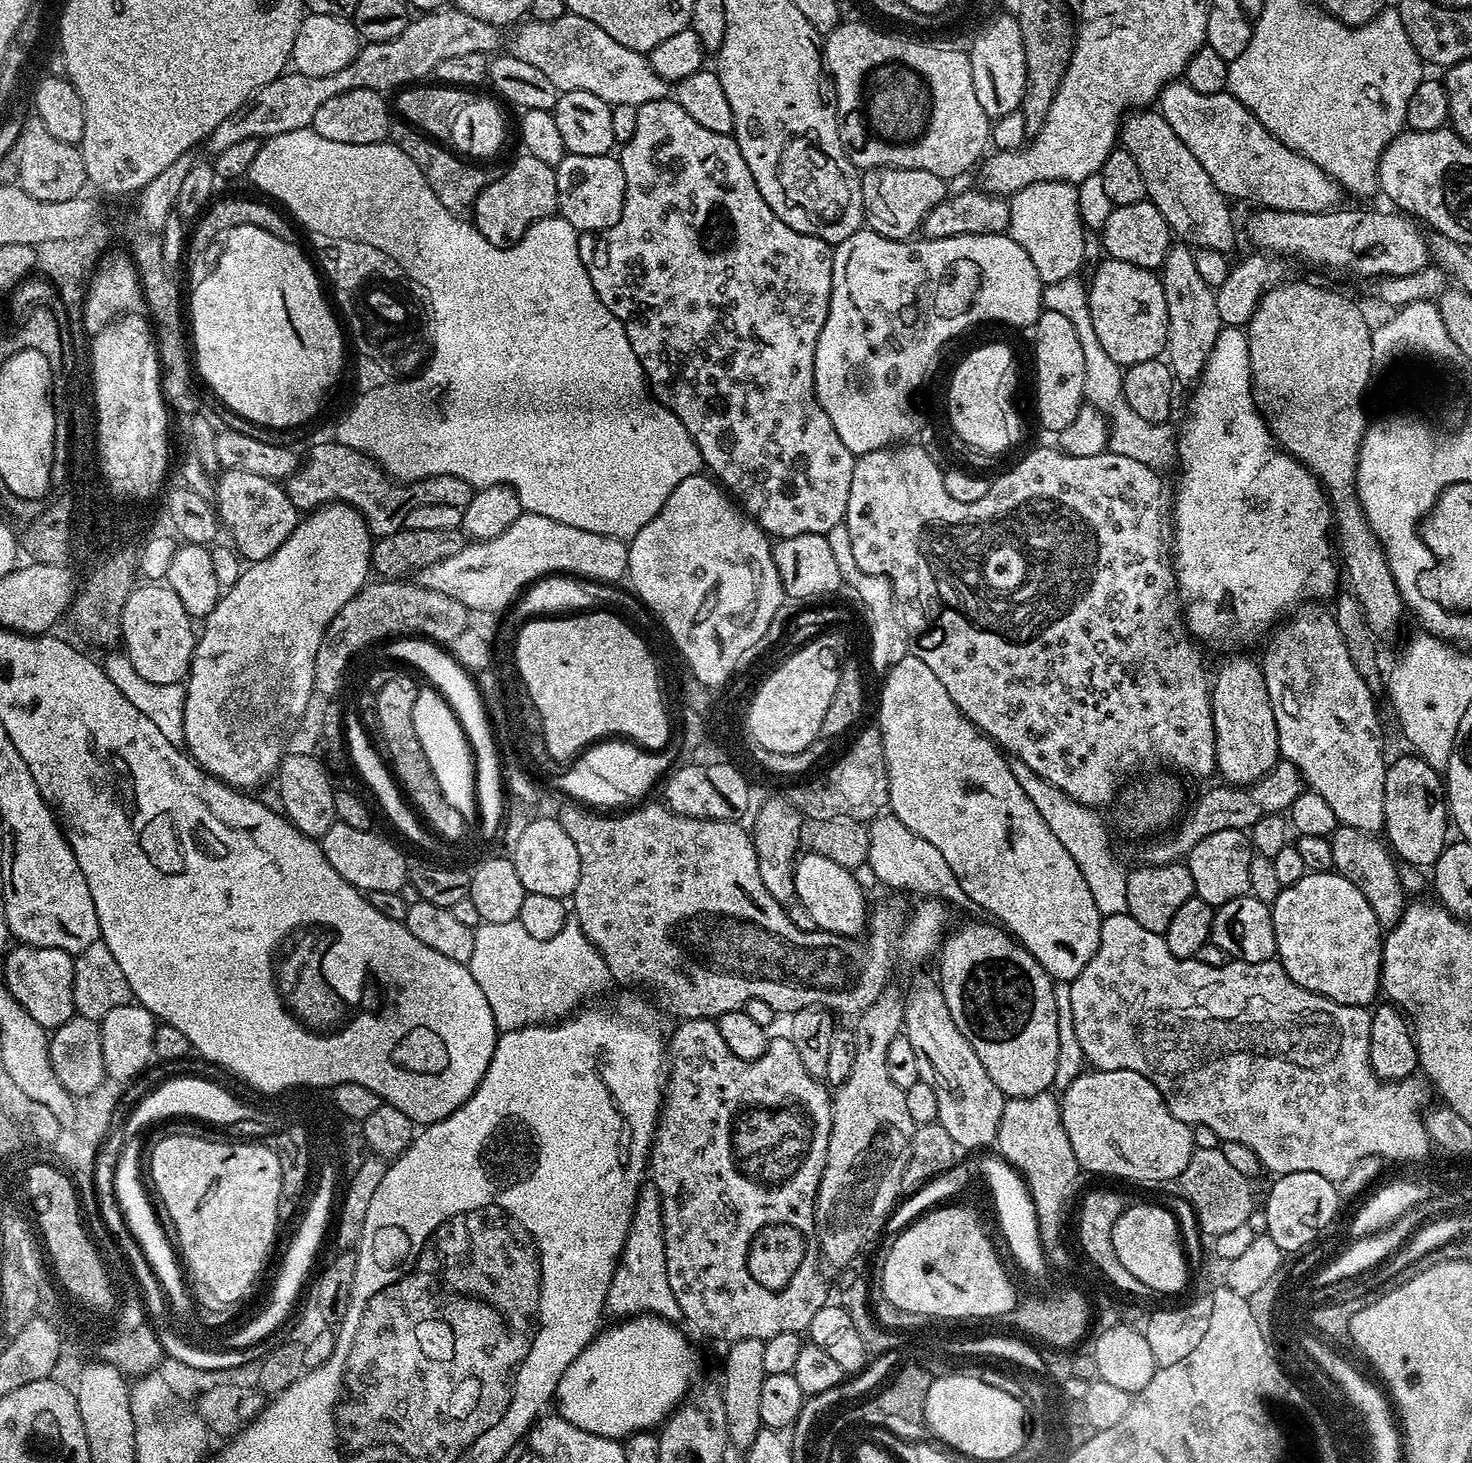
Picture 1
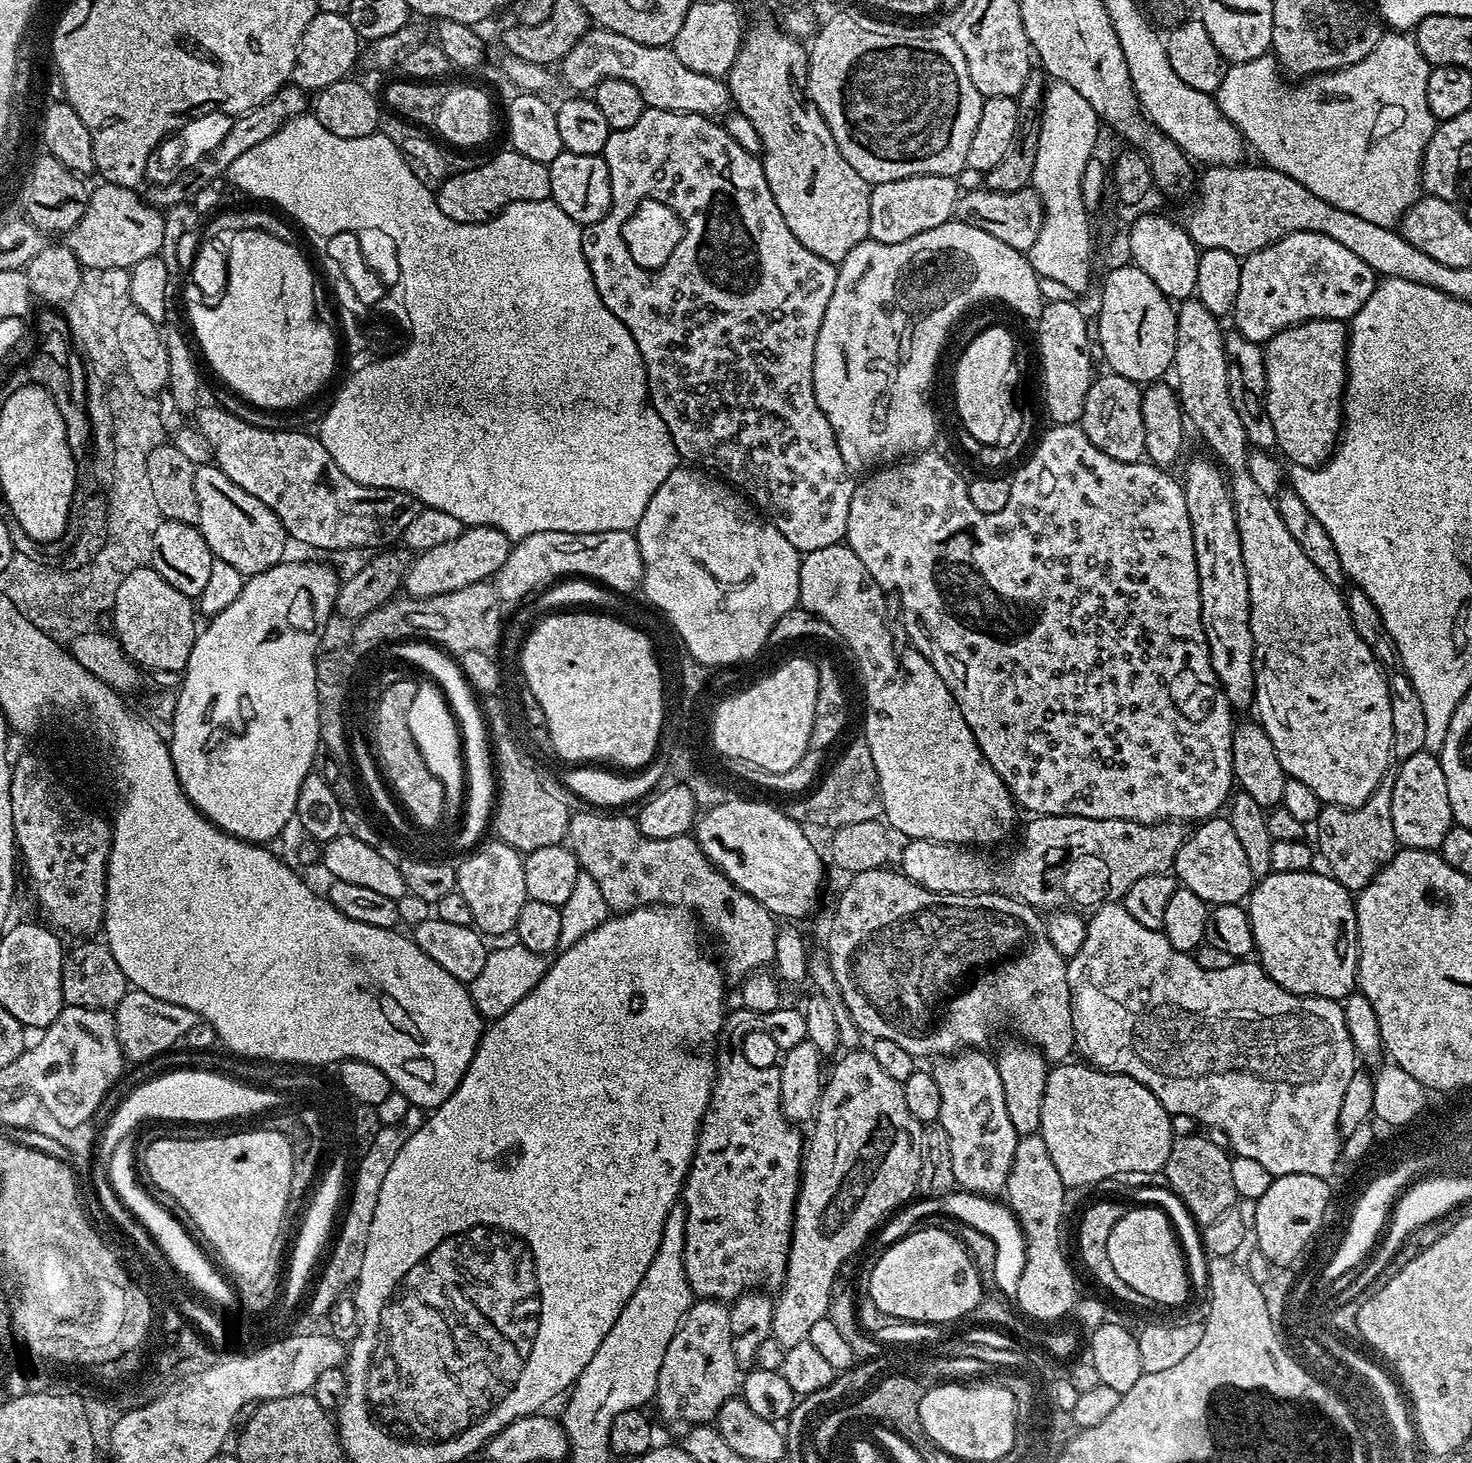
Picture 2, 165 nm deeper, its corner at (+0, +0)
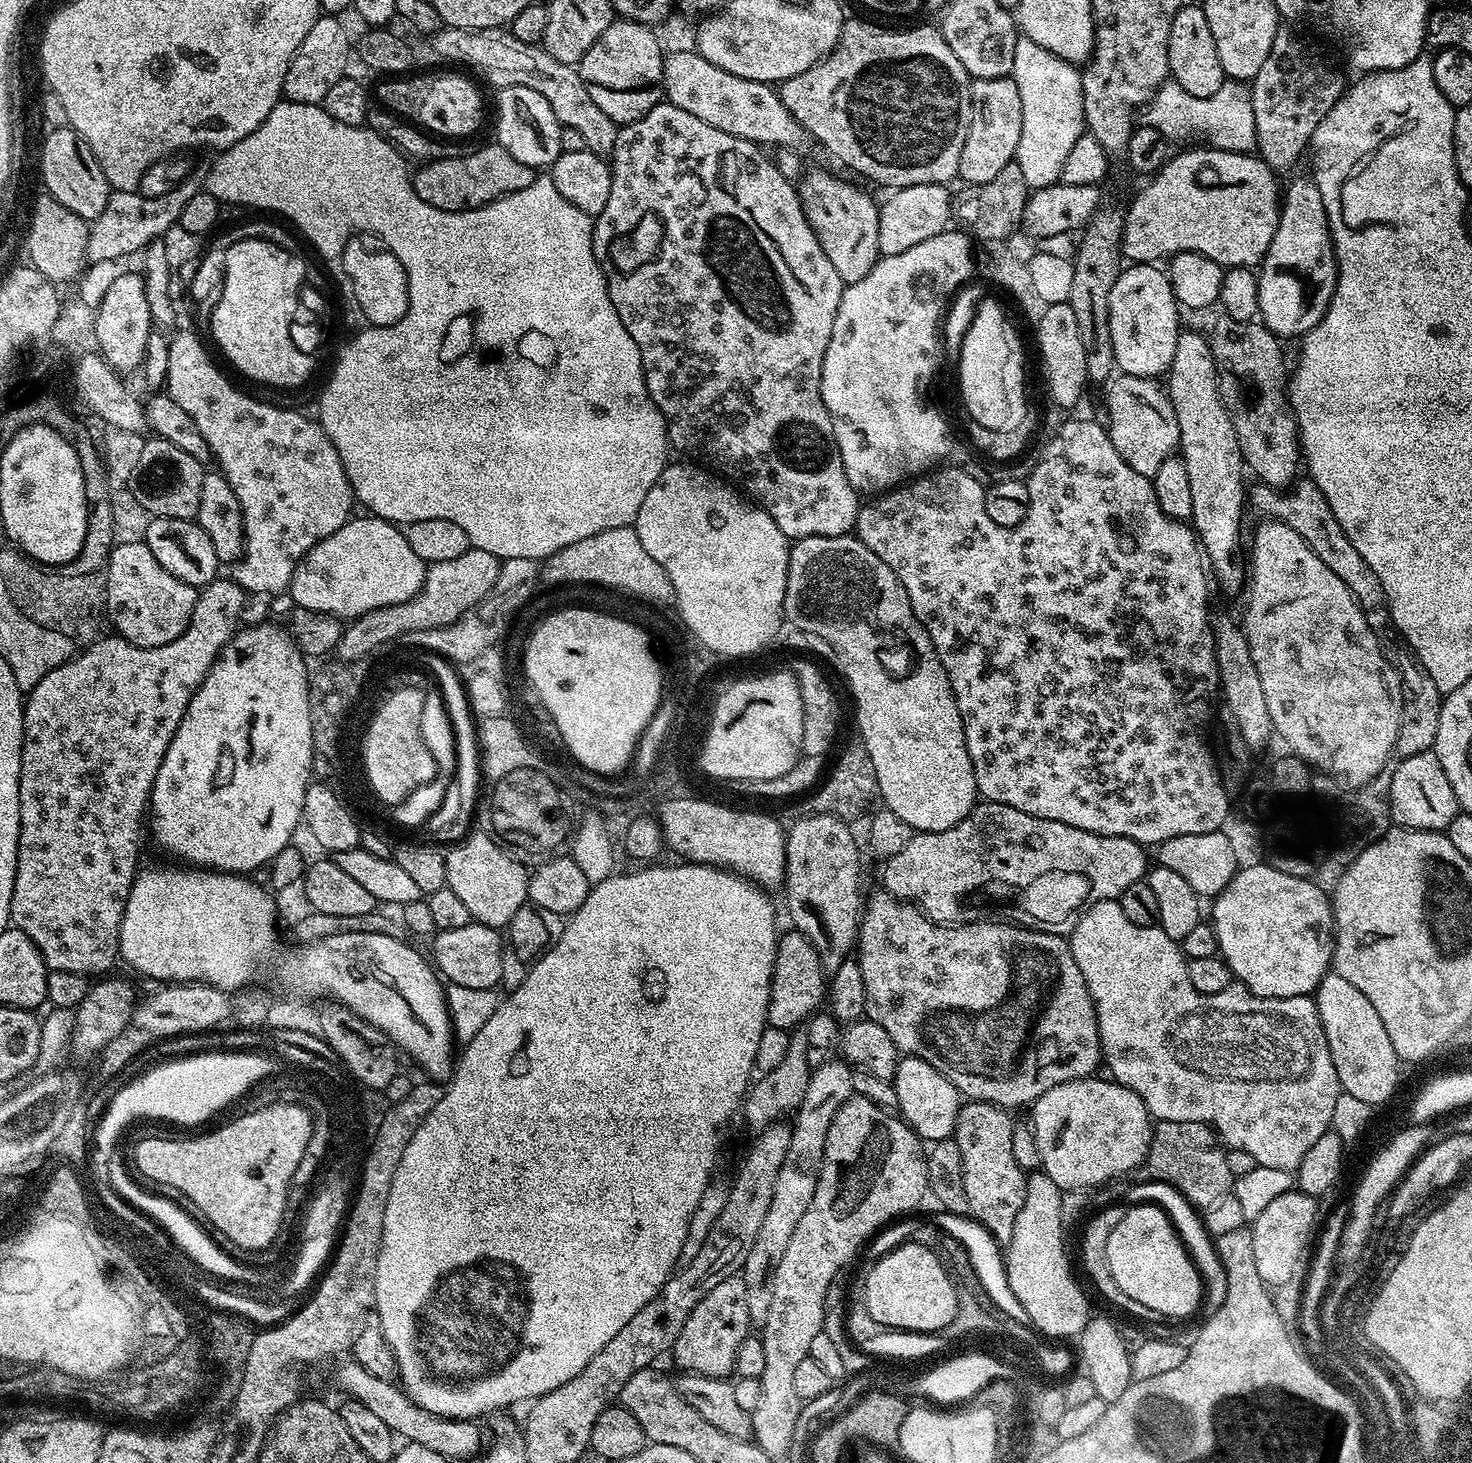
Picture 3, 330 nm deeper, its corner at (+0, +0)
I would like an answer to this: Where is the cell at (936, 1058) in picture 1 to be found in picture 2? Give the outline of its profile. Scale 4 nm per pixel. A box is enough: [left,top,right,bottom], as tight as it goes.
[930,1050,1018,1197]

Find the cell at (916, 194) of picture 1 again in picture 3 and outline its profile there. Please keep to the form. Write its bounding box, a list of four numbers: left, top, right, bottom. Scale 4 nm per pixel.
[879,184,954,255]

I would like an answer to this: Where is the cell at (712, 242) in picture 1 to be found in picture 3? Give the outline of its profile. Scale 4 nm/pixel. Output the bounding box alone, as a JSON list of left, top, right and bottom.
[592,102,861,542]

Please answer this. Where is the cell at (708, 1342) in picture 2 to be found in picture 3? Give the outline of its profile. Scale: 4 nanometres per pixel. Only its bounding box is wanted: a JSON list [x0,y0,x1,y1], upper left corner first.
[670,1274,750,1377]

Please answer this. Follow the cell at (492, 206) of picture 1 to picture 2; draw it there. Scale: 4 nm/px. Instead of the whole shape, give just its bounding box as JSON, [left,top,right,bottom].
[435,150,552,224]

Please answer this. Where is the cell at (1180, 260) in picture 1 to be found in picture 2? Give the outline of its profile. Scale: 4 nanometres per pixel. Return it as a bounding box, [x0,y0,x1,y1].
[1174,298,1394,808]

